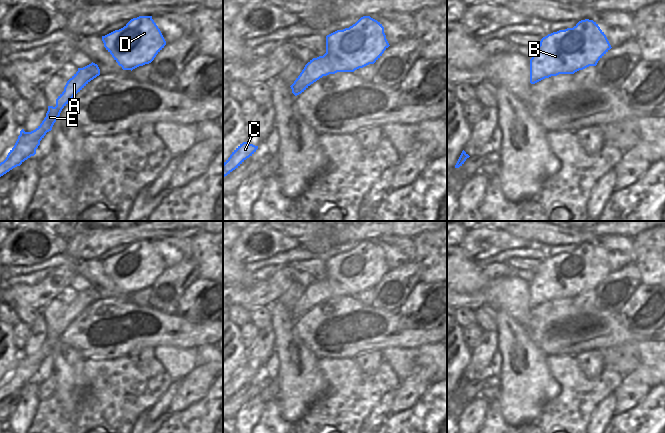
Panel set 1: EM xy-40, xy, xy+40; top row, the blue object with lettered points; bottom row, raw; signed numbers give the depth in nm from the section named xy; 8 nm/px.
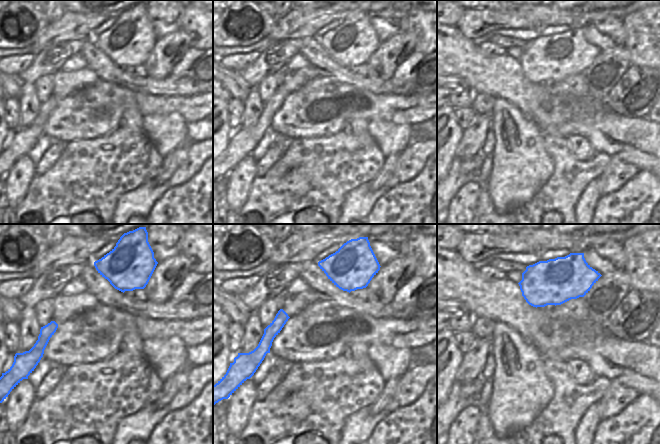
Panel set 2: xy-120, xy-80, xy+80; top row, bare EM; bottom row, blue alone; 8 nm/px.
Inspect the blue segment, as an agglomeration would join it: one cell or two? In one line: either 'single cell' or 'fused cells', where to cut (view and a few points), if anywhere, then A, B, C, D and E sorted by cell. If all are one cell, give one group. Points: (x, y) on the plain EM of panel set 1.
single cell; cut none; groups A B C D E

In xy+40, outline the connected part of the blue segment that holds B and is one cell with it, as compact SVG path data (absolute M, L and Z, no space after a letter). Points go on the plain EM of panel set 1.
M589 243L579 245L573 252L548 258L530 283L530 307L596 290L611 272L598 248Z

